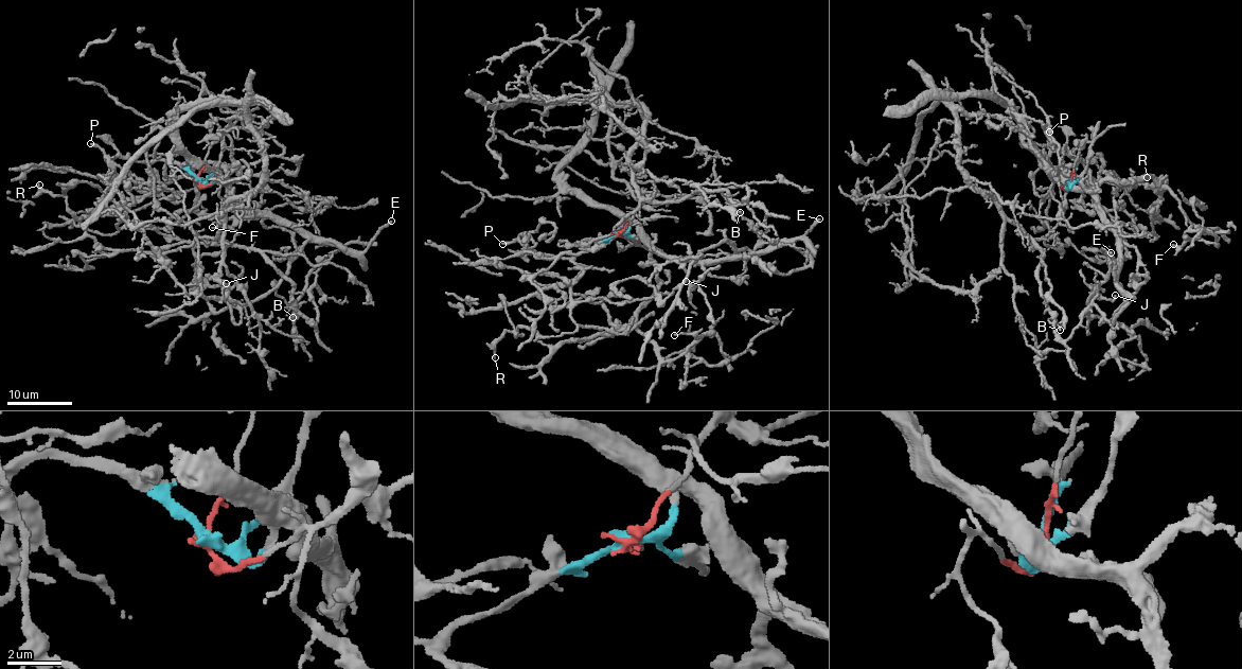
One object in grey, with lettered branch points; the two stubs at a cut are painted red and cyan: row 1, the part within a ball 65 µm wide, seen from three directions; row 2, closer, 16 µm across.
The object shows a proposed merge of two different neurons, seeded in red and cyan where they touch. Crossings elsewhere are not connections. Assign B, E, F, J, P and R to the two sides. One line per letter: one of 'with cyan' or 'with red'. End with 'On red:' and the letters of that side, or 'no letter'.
B: with red
E: with cyan
F: with cyan
J: with cyan
P: with cyan
R: with cyan
On red: B

